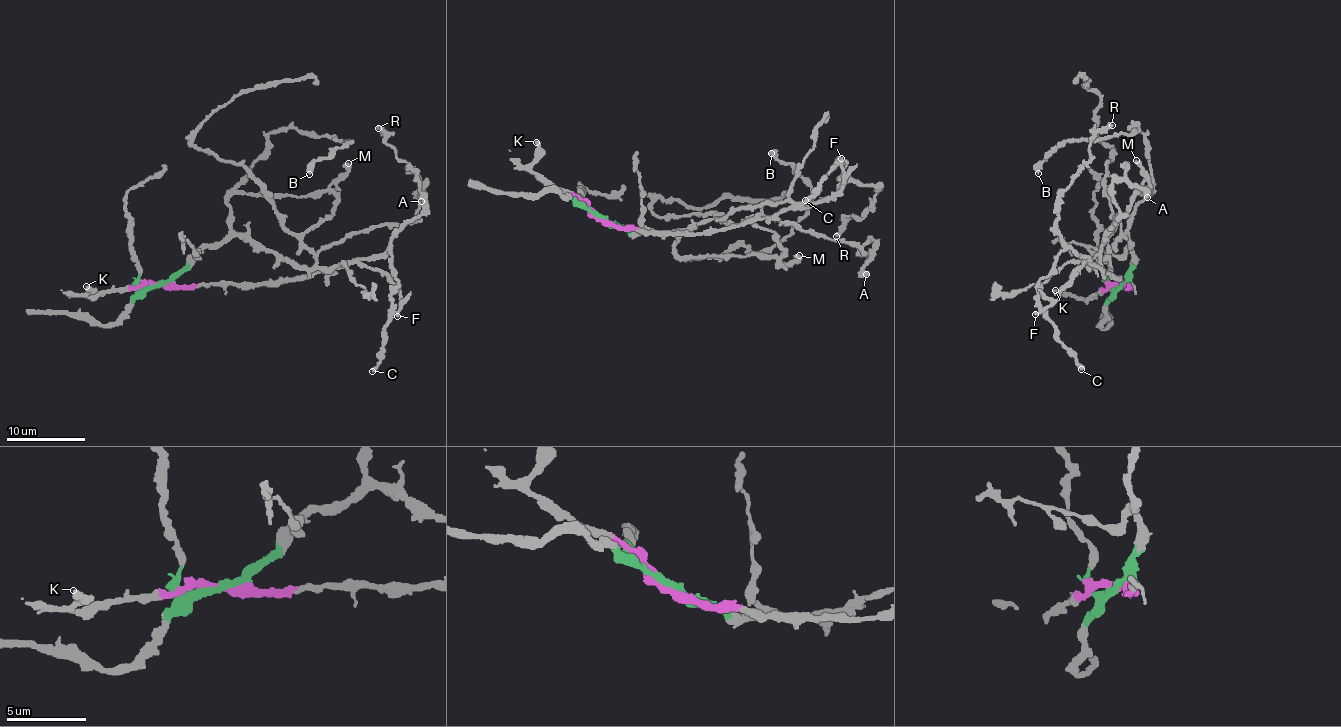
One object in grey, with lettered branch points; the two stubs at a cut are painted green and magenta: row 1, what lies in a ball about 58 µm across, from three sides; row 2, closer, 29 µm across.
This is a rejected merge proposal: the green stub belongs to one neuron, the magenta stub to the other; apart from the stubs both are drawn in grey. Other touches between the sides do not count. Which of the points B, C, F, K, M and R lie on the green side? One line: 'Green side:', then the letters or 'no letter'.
Green side: B, F, M

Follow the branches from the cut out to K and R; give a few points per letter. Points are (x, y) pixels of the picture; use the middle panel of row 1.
K: (601, 218), (581, 201), (569, 193), (557, 191), (532, 171), (535, 141)
R: (601, 218), (648, 232), (711, 234), (814, 206), (848, 181), (878, 188), (863, 216), (845, 215), (835, 237)

